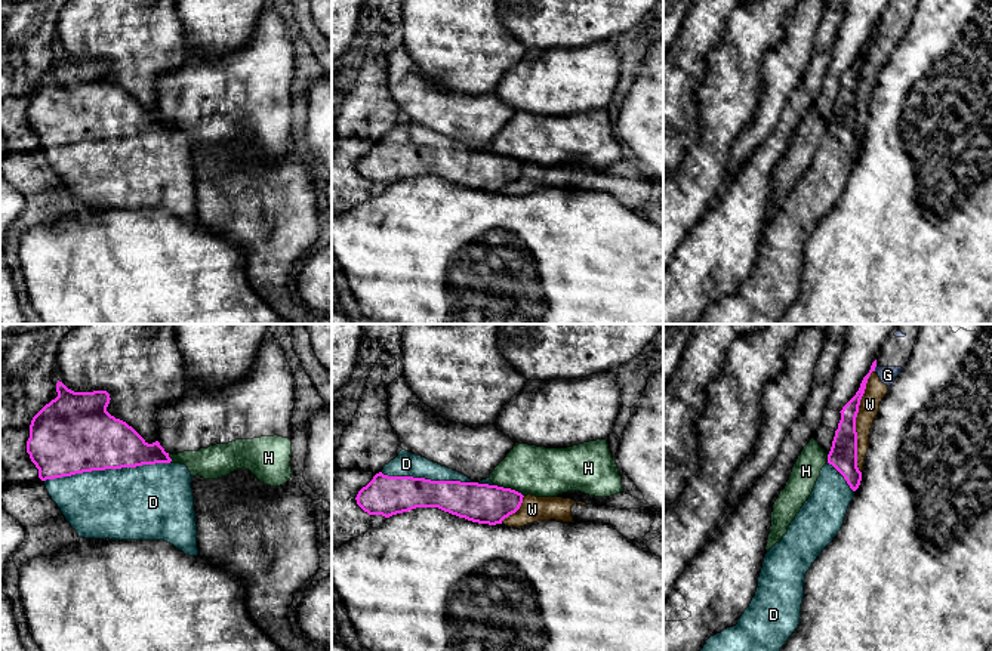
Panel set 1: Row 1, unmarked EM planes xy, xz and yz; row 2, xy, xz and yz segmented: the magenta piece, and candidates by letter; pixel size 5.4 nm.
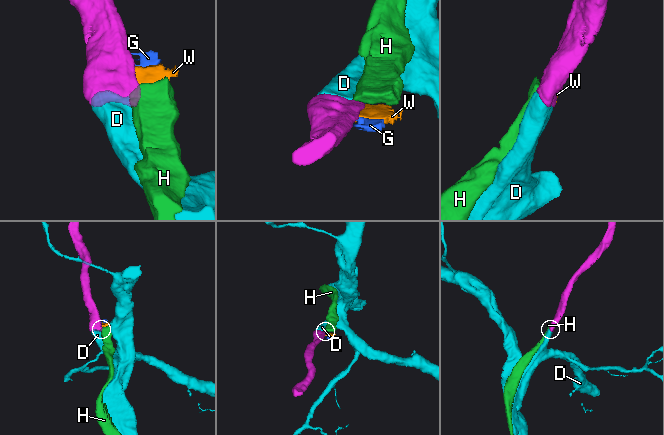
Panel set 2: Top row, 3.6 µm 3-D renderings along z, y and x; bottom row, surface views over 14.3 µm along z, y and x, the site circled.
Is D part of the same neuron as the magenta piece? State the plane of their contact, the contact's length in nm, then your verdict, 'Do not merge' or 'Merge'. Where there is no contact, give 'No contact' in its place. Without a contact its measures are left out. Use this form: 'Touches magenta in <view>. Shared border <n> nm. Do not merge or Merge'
Touches magenta in xy. Shared border 700 nm. Merge

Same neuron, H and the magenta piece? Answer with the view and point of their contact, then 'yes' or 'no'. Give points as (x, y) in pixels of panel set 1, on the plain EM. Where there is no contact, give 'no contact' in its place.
xz (510, 157) | no

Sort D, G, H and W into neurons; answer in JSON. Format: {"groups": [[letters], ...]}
{"groups": [["D"], ["G", "W"], ["H"]]}

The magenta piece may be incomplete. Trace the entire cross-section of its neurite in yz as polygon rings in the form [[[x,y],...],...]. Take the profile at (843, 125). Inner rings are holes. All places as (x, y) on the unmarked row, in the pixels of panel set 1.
[[[877,28],[856,64],[839,80],[828,132],[788,201],[765,222],[749,275],[736,294],[711,305],[697,324],[777,324],[798,296],[805,243],[841,198],[862,149],[856,86],[875,36]]]

